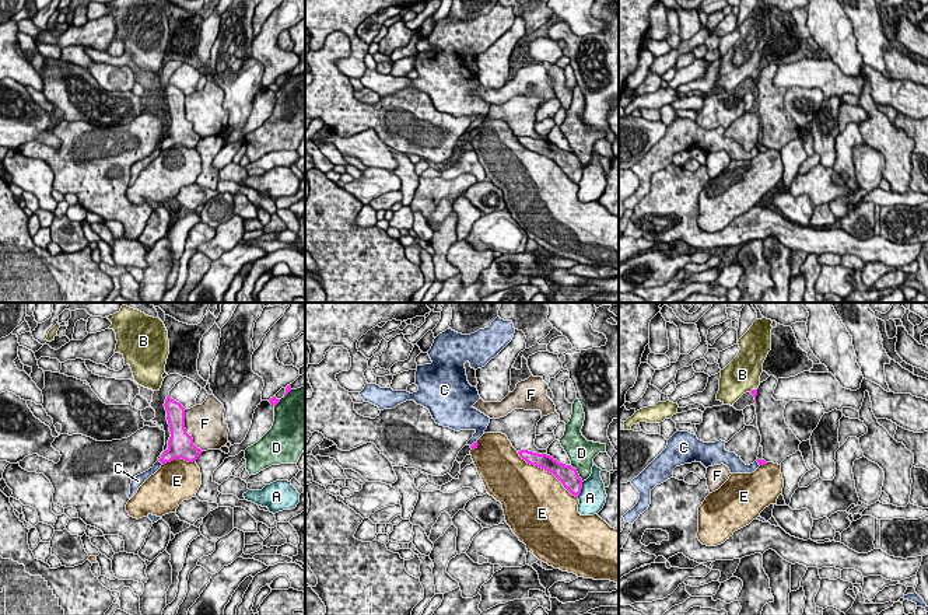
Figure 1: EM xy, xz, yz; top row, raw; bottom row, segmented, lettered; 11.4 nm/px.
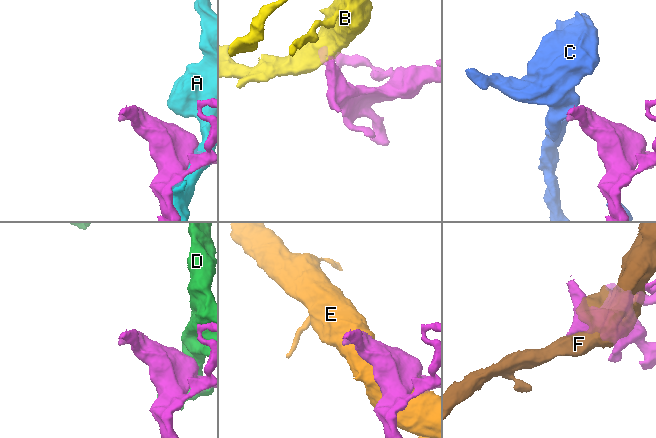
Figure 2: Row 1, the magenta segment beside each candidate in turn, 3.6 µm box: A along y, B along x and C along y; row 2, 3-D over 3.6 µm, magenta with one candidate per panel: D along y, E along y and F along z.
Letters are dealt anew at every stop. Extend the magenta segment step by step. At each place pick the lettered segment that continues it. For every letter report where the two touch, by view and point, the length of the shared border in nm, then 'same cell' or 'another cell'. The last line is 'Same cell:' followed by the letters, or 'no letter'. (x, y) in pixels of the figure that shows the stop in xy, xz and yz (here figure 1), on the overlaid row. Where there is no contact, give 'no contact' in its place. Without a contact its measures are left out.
A: xz (581, 488) | 190 nm | another cell
B: yz (752, 390) | 100 nm | same cell
C: xy (161, 463) | 80 nm | another cell
D: xz (577, 472) | 240 nm | another cell
E: xz (546, 470) | 900 nm | another cell
F: xy (185, 430) | 550 nm | another cell
Same cell: B

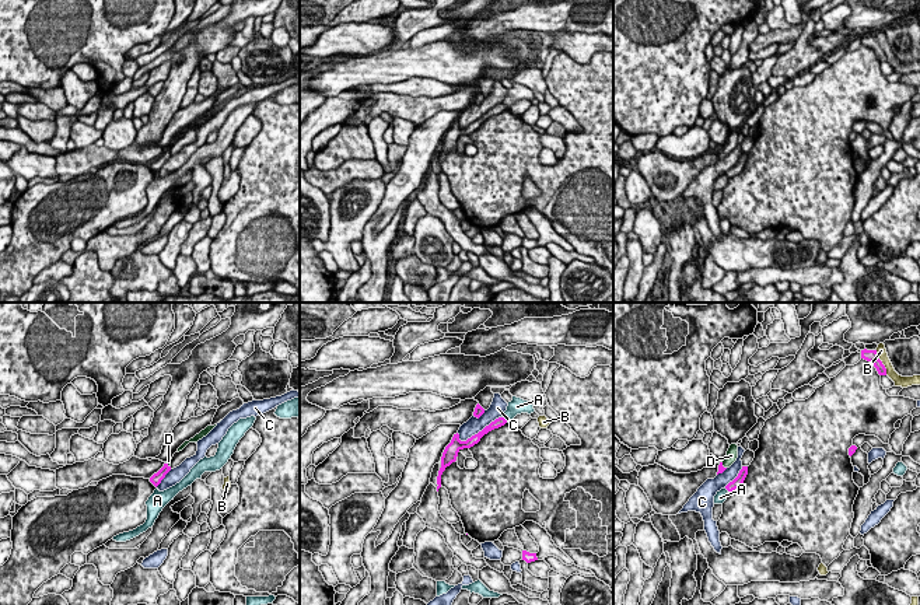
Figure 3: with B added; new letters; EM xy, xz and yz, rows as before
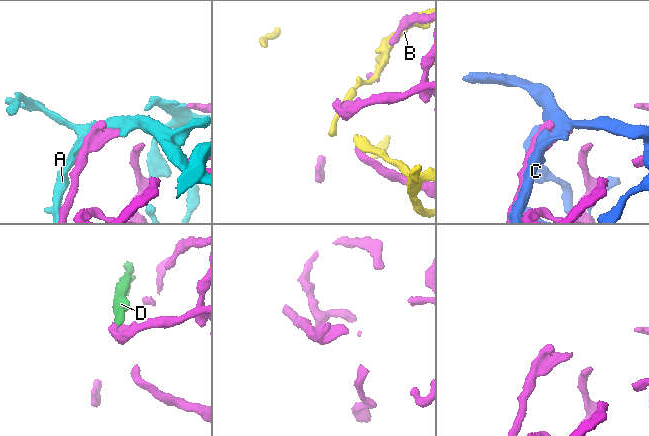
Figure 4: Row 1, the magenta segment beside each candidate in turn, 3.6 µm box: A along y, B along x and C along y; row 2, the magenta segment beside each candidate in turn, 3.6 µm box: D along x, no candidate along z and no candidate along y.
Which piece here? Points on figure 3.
A: xz (504, 419) | 100 nm | another cell
B: yz (881, 363) | 320 nm | another cell
C: xz (479, 432) | 550 nm | another cell
D: yz (721, 465) | 110 nm | same cell
Same cell: D

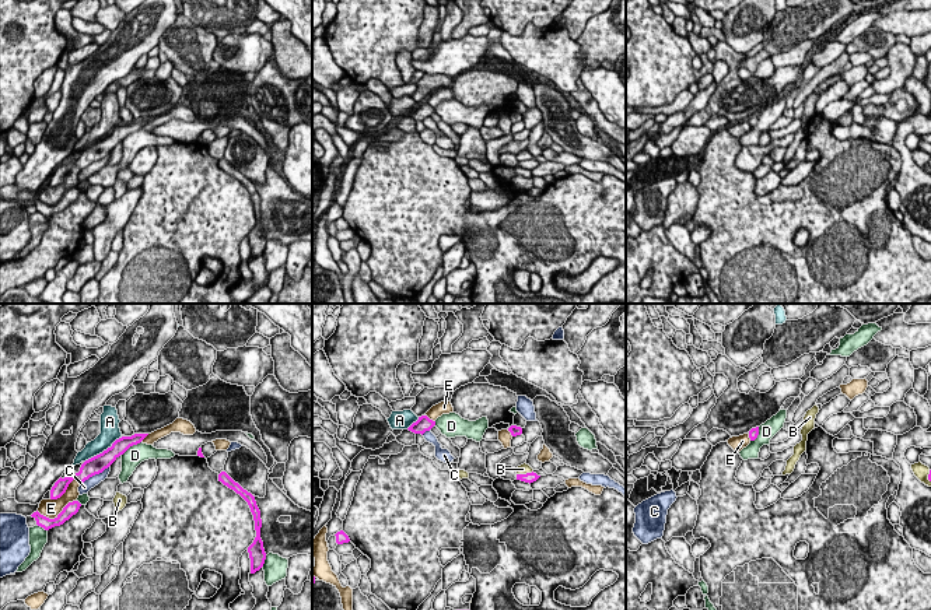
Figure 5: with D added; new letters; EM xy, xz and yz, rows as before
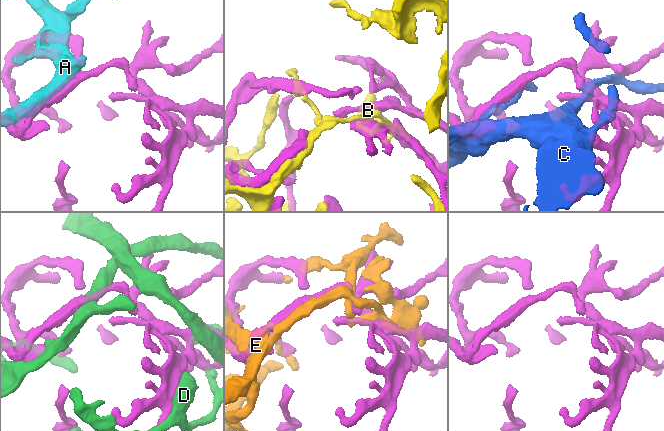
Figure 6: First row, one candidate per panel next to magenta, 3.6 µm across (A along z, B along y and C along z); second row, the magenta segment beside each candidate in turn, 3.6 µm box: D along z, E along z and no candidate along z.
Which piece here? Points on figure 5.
A: xy (104, 451) | 550 nm | another cell
B: xz (524, 474) | 200 nm | another cell
C: xy (94, 474) | 380 nm | another cell
D: xy (130, 445) | 280 nm | another cell
E: xy (58, 515) | 480 nm | another cell
Same cell: no letter

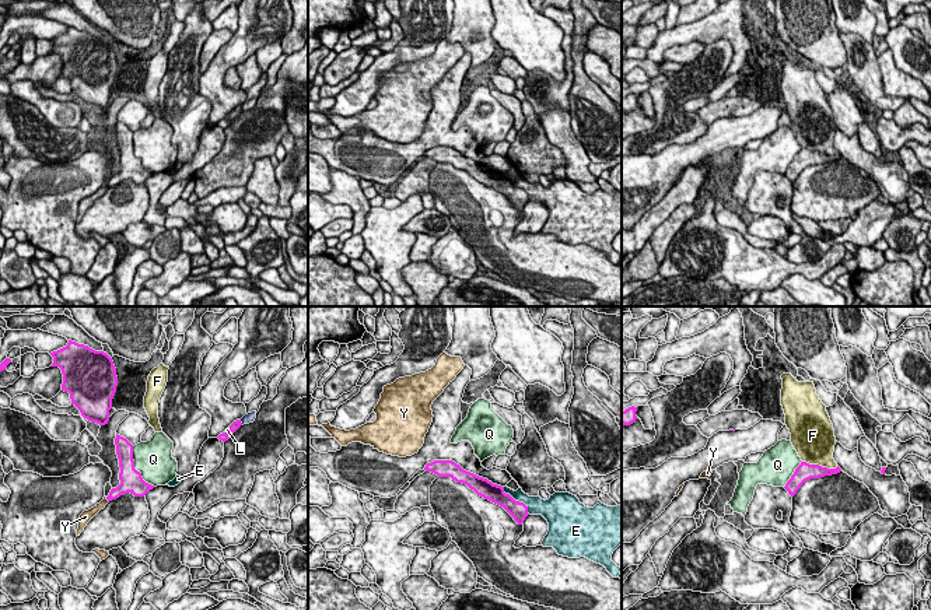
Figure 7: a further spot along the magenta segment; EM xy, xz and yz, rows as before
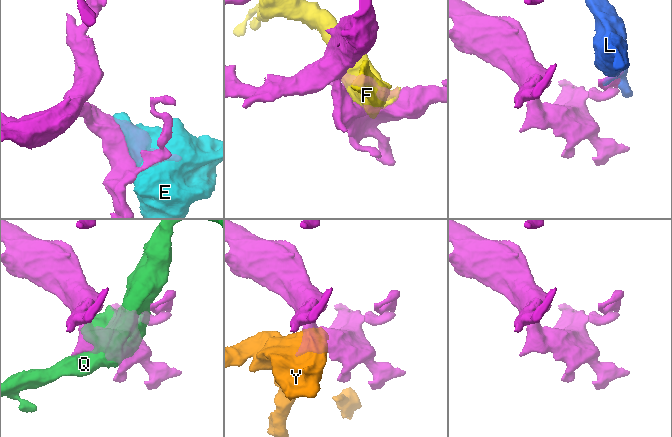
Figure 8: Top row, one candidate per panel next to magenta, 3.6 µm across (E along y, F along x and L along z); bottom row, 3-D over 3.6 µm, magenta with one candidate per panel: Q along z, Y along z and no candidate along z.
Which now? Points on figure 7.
E: xz (517, 501) | 440 nm | another cell
F: yz (821, 466) | 420 nm | another cell
L: xy (241, 423) | 70 nm | another cell
Q: xy (135, 469) | 550 nm | another cell
Y: xy (107, 498) | 70 nm | another cell
Same cell: no letter

